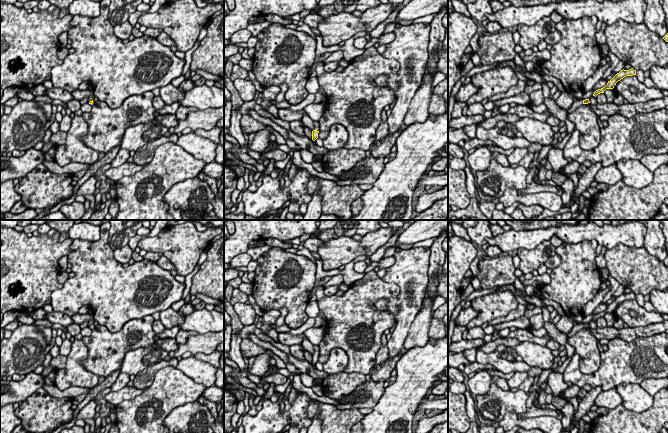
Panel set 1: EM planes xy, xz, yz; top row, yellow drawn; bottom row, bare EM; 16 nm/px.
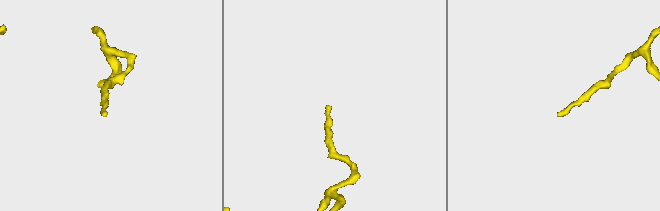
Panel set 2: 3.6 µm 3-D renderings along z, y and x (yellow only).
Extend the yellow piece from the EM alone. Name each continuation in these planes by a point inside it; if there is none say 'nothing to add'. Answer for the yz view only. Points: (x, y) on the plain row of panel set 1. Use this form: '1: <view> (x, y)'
1: yz (576, 327)

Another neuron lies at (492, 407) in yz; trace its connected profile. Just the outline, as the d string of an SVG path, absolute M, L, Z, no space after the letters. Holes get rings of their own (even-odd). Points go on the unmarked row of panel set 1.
M491 384L485 395L476 395L476 414L482 425L498 424L508 412L525 413L528 395L523 390L504 391L496 384Z

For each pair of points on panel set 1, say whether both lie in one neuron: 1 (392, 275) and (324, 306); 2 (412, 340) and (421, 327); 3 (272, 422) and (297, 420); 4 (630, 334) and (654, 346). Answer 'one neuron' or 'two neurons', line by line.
1: two neurons
2: one neuron
3: one neuron
4: two neurons

